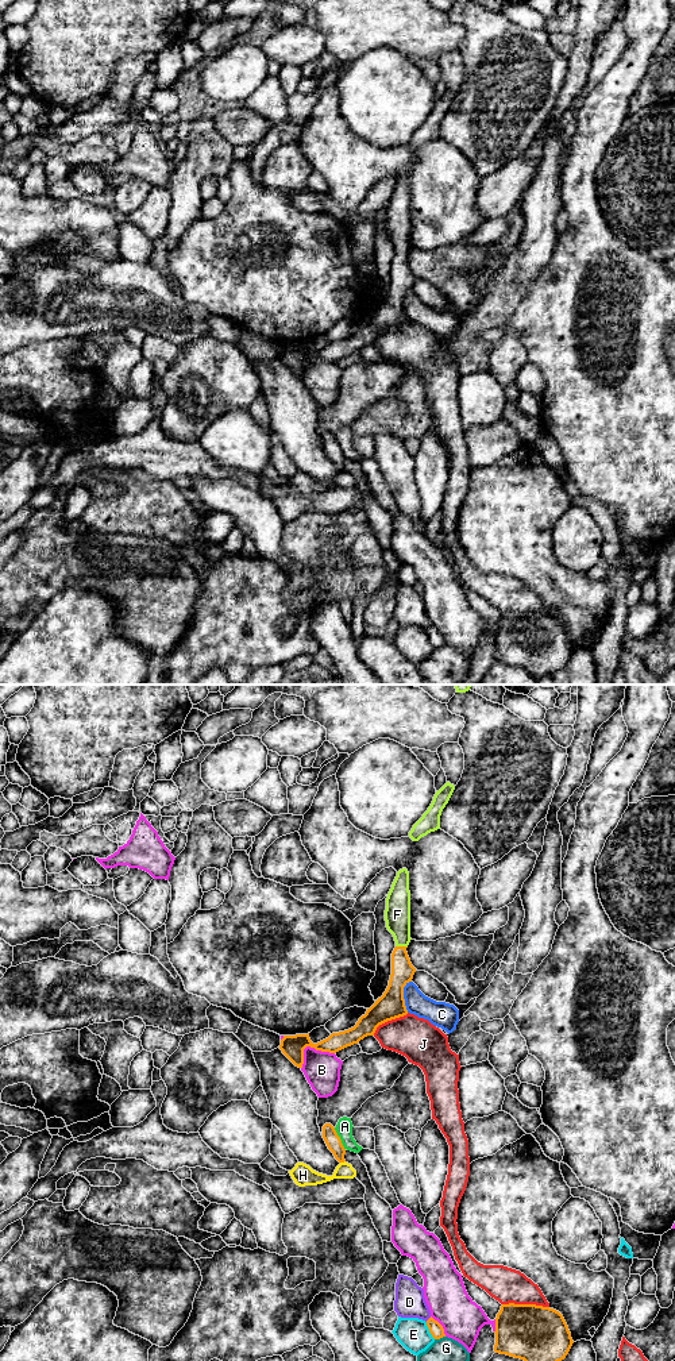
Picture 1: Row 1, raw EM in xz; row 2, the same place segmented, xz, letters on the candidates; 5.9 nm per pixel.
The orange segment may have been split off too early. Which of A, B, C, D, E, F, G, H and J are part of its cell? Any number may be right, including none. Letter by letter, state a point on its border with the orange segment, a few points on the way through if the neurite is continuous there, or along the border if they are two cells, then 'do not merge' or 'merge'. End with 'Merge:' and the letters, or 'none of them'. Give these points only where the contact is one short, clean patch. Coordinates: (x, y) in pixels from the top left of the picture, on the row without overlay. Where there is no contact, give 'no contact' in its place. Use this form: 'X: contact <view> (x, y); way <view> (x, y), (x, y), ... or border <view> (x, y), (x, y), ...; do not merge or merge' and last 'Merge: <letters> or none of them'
A: contact xz (339, 447); border xz (334, 436), (344, 458); do not merge
B: contact xz (309, 354); do not merge
C: contact xz (402, 305); do not merge
D: contact xz (429, 627); do not merge
E: contact xz (429, 639); do not merge
F: contact xz (401, 255); way xz (402, 280), (401, 255), (401, 238), (397, 223); merge
G: contact xz (439, 647); do not merge
H: contact xz (342, 470); do not merge
J: contact xz (525, 613); do not merge
Merge: F

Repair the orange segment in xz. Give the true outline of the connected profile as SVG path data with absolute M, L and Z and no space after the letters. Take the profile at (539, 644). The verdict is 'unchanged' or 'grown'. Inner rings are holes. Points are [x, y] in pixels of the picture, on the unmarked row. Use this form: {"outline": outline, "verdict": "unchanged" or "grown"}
{"outline": "M502 613L494 660L524 668L536 680L566 667L574 649L563 624L536 613Z", "verdict": "unchanged"}

